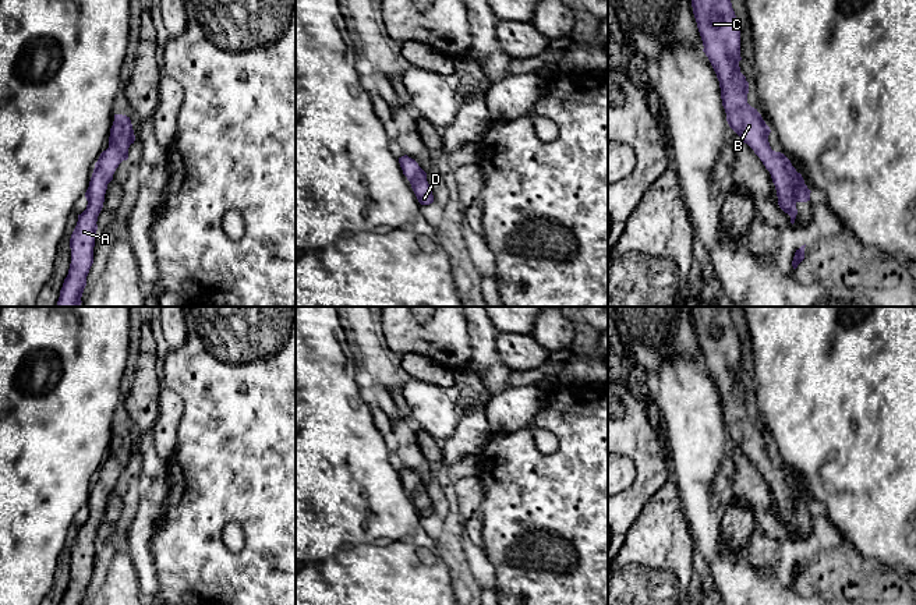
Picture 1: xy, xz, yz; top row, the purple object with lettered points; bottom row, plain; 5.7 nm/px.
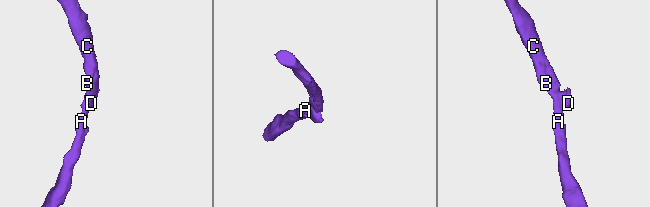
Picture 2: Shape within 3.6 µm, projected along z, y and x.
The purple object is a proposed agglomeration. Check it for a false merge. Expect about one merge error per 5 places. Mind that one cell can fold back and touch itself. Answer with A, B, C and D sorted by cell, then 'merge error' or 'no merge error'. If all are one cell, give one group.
A B C D; no merge error

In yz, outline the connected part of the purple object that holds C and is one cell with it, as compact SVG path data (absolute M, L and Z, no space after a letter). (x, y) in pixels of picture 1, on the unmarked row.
M690 307L693 326L721 400L729 439L747 456L770 484L779 520L795 535L797 514L810 513L810 502L791 473L771 461L770 439L747 415L749 395L740 385L740 340L728 307Z

